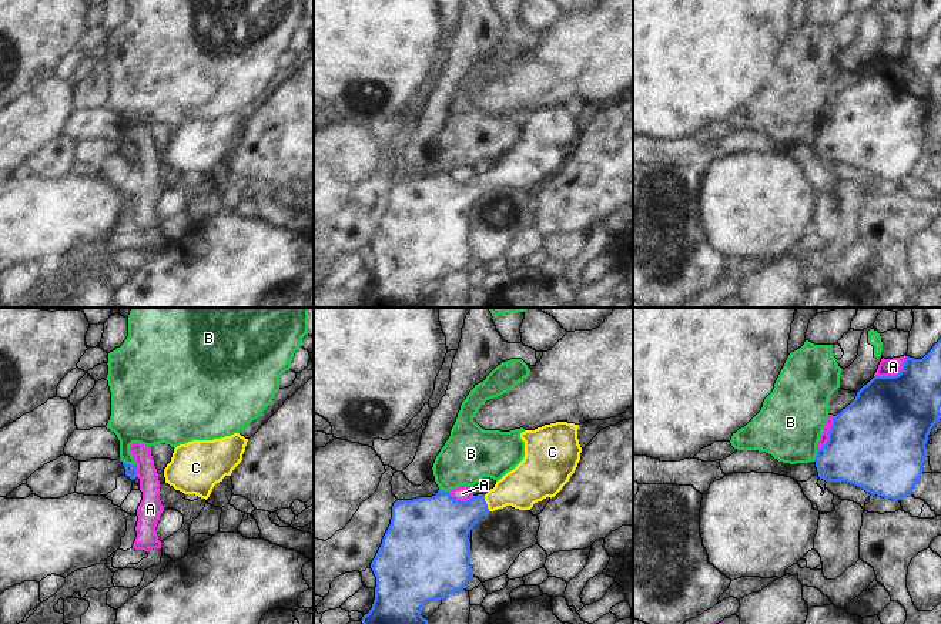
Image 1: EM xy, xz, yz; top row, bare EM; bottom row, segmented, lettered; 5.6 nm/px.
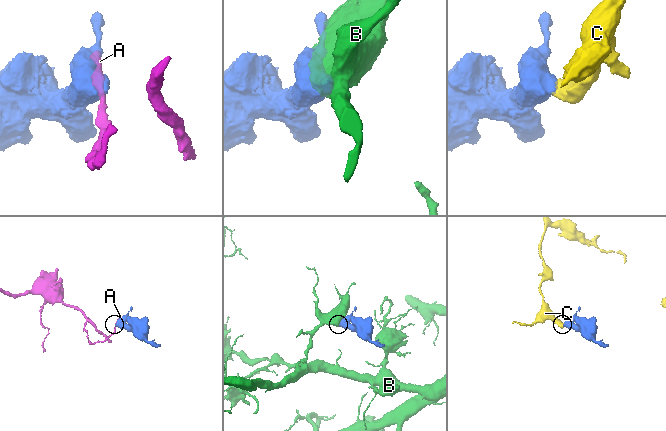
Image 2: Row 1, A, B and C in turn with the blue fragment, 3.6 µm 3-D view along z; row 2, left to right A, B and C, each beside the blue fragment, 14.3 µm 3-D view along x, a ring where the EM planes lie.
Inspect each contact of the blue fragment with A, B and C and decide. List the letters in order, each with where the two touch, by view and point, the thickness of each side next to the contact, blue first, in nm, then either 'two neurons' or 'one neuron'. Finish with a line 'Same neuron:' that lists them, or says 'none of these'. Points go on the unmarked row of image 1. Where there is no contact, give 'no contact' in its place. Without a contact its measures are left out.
A: yz (896, 56) | 460/100 nm | two neurons
B: xy (126, 144) | 60/260 nm | two neurons
C: xz (485, 184) | 280/240 nm | one neuron
Same neuron: C

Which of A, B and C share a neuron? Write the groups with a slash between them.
A / B / C

